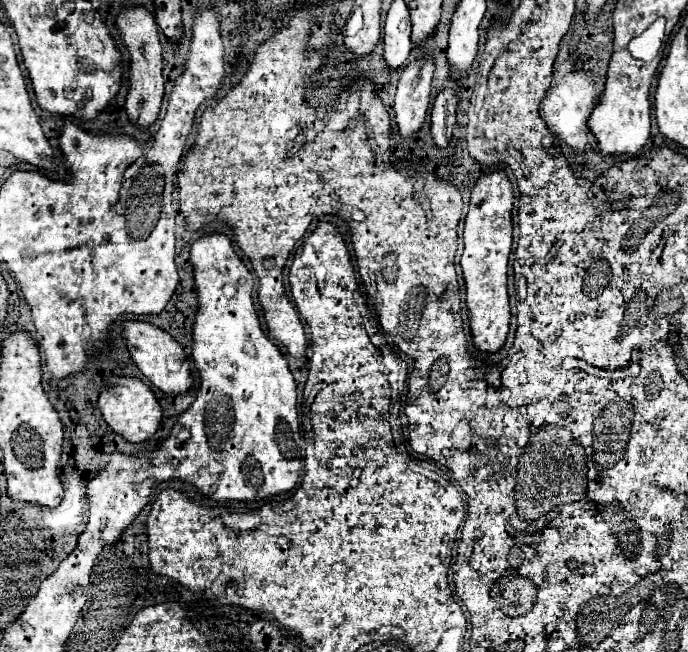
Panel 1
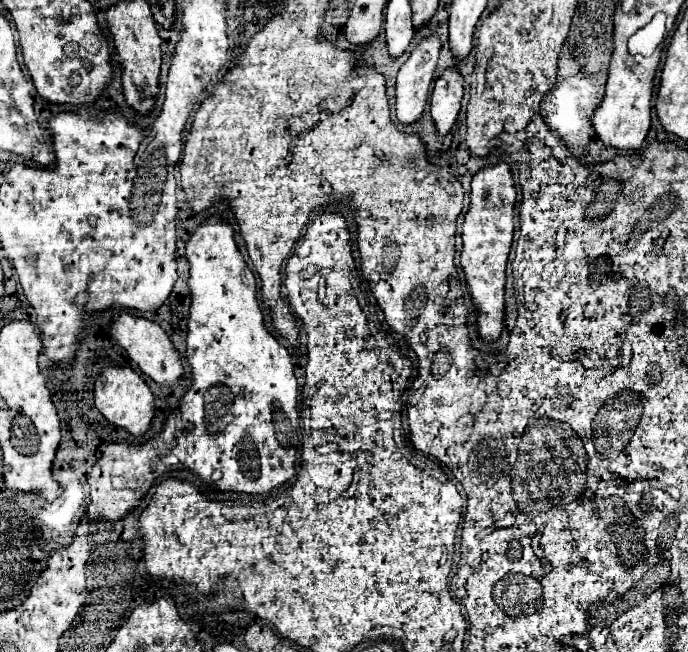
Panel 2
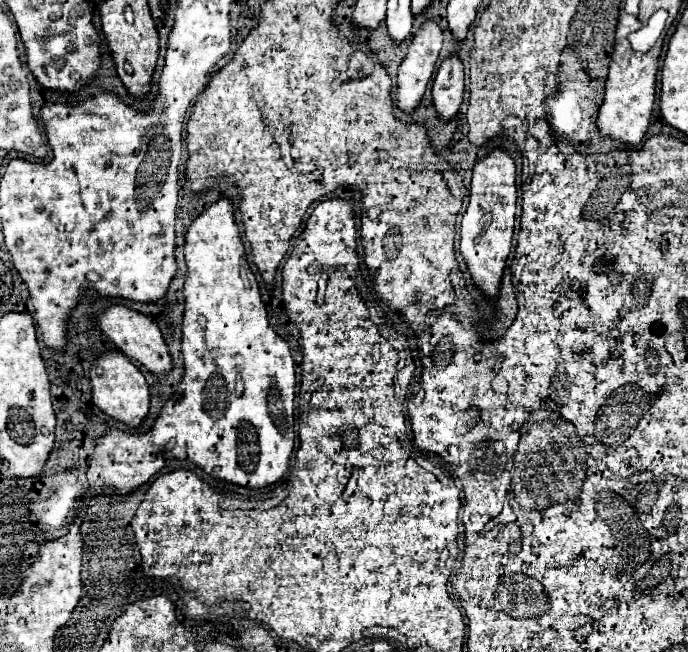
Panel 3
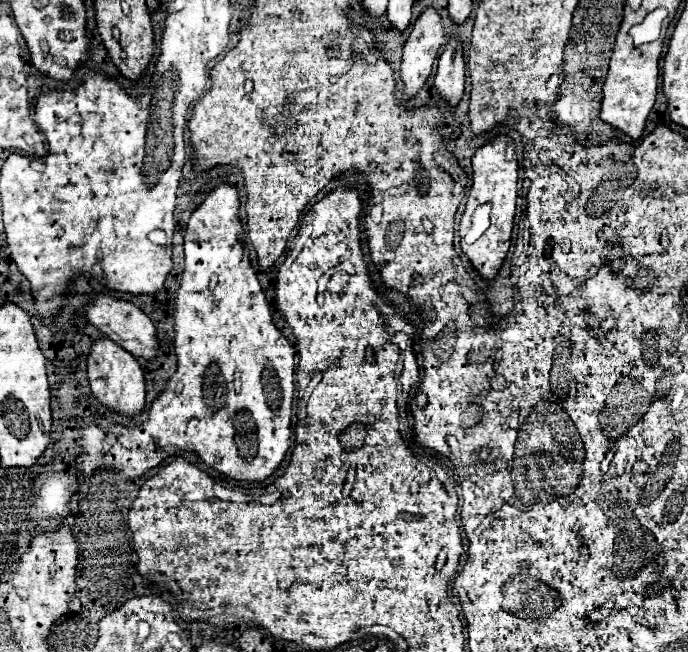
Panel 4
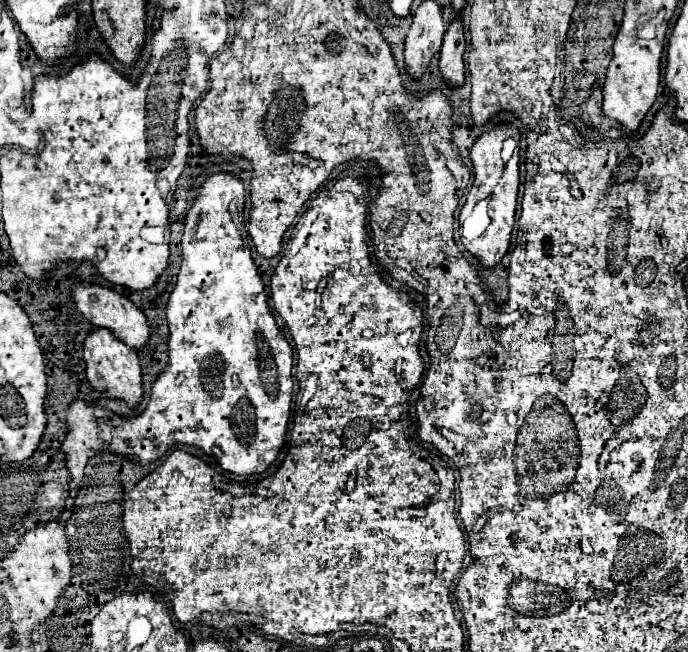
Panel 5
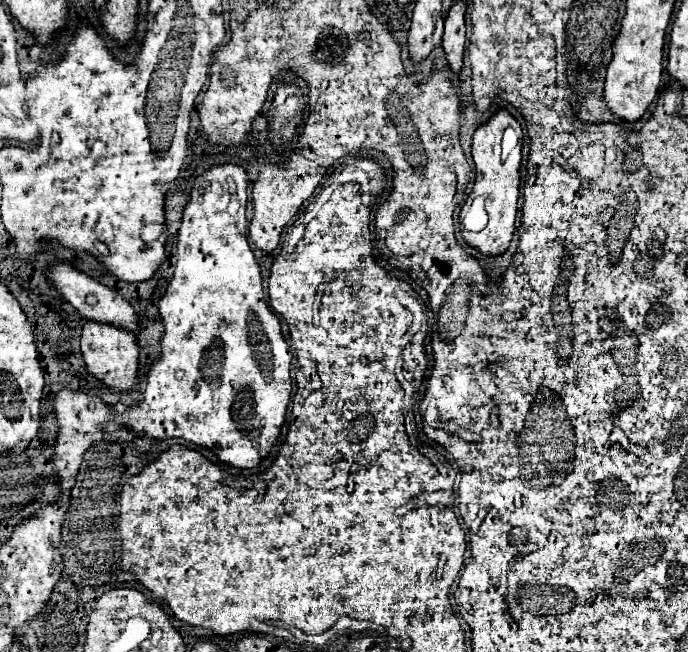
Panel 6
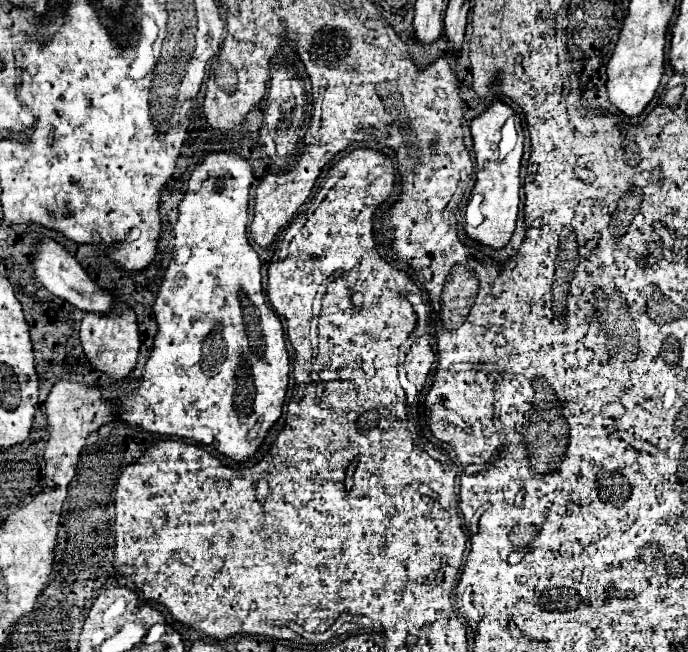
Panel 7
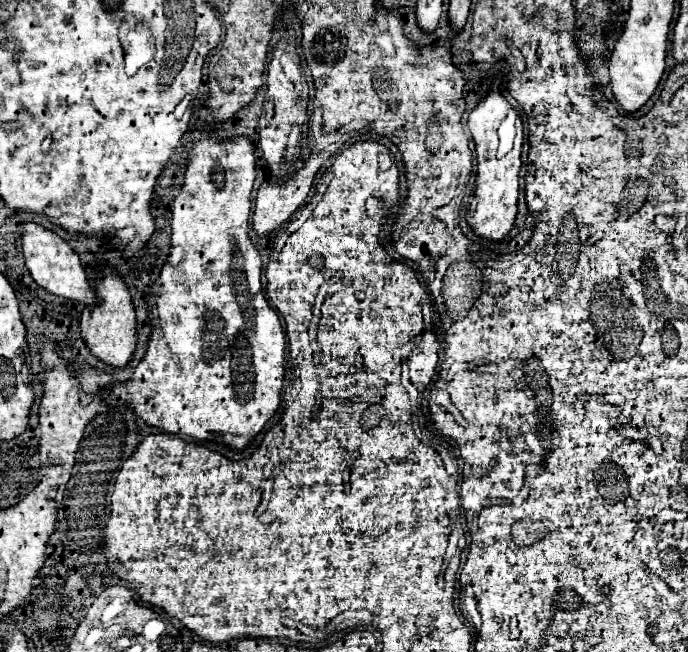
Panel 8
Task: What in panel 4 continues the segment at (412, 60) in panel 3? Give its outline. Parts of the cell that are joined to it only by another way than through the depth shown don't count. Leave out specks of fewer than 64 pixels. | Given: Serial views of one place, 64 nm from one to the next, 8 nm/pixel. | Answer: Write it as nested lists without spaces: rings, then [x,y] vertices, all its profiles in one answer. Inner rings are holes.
[[[426,8],[412,32],[406,40],[402,64],[400,64],[400,80],[404,82],[404,98],[412,100],[432,72],[432,64],[438,58],[438,50],[444,44],[444,30],[440,16],[434,8]]]

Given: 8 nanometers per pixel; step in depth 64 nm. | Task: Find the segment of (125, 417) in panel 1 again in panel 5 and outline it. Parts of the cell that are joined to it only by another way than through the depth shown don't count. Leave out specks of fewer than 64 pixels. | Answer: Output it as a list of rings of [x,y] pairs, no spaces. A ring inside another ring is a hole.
[[[92,330],[92,334],[84,342],[84,362],[86,362],[86,376],[88,382],[96,392],[104,398],[124,400],[130,408],[138,408],[142,402],[142,370],[138,356],[132,348],[120,344],[108,330]]]

